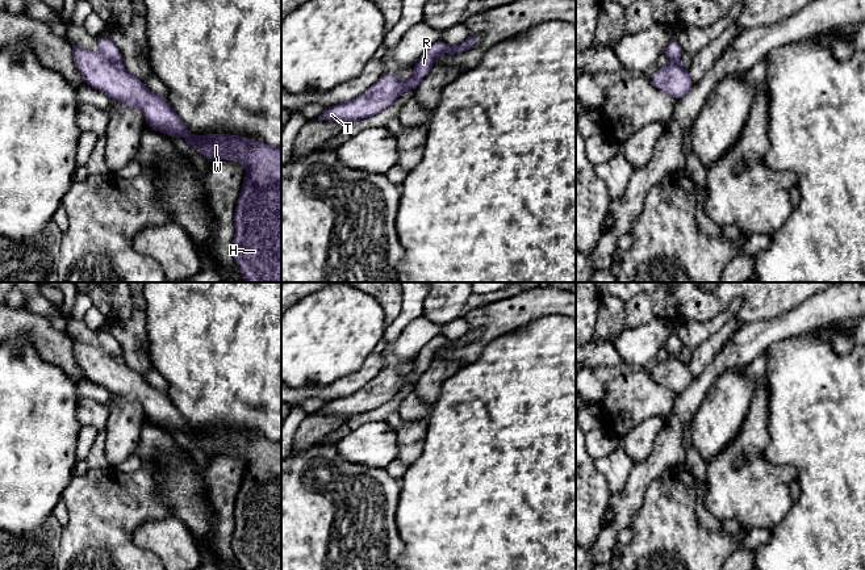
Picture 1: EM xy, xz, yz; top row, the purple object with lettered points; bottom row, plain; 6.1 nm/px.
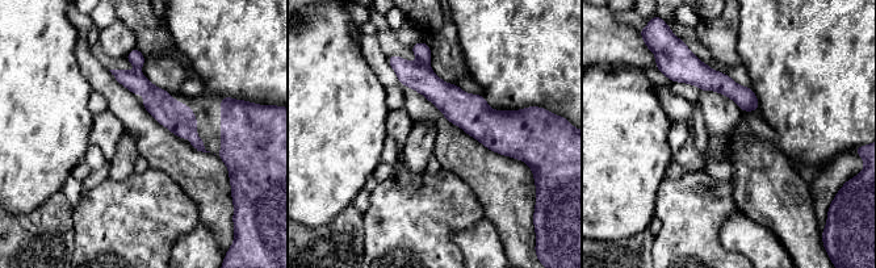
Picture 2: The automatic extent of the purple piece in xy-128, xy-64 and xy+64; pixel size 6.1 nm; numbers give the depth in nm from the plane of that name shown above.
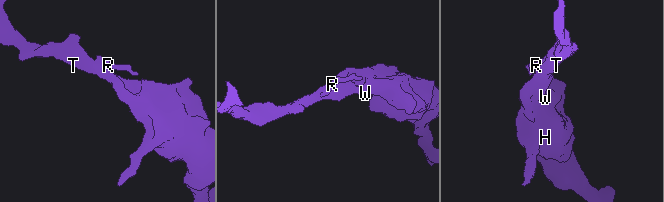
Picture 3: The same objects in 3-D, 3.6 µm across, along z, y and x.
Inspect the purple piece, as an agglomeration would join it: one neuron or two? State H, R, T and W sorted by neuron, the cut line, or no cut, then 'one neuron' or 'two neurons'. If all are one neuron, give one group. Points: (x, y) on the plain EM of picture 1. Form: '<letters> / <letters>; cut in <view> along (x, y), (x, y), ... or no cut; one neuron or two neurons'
H T W / R; cut in xy along (100, 346), (108, 353), (120, 359); two neurons

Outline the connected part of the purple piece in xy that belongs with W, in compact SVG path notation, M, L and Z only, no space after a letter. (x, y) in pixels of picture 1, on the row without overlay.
M72 339L72 352L85 380L105 387L108 395L137 402L147 422L170 431L183 431L199 448L214 456L235 454L246 462L246 473L235 499L233 517L235 529L231 549L242 570L281 570L281 440L272 441L262 435L231 428L193 429L184 420L166 391L152 387L142 374L131 370L122 359L108 355L101 347Z

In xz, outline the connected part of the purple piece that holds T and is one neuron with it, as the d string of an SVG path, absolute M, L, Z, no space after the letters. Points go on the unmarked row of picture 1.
M386 366L360 390L329 401L318 412L342 418L364 414L390 401L405 385L406 376Z

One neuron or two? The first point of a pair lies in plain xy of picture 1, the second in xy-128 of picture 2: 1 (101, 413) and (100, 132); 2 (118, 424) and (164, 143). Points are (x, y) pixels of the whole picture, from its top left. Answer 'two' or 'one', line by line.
1: one
2: two

